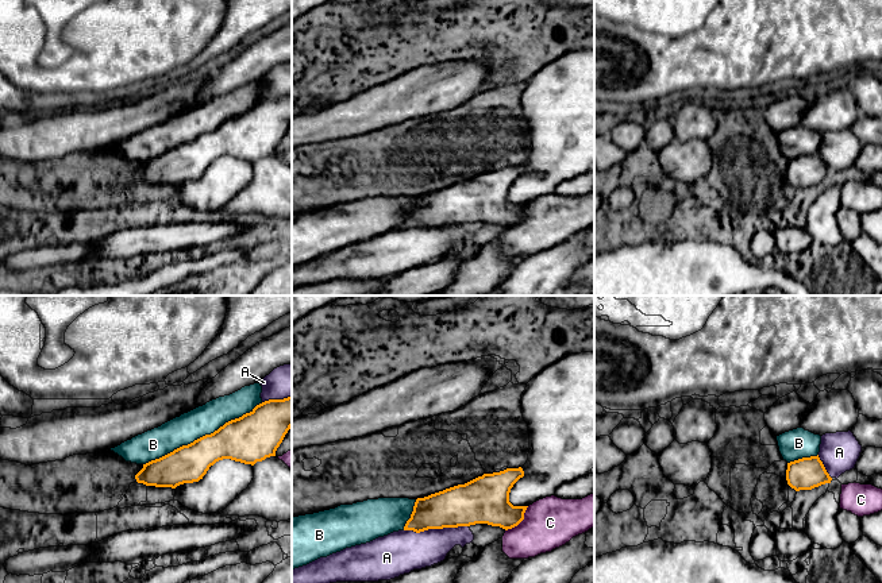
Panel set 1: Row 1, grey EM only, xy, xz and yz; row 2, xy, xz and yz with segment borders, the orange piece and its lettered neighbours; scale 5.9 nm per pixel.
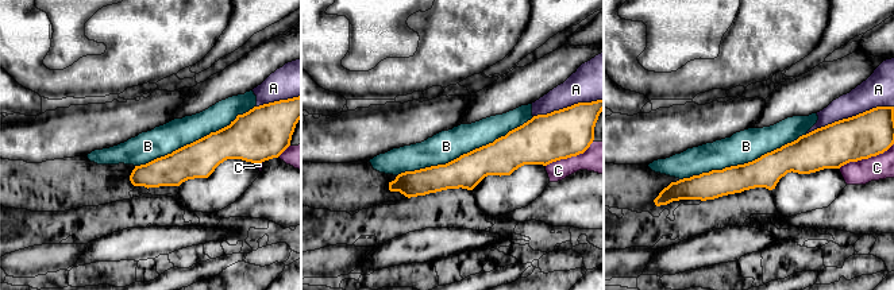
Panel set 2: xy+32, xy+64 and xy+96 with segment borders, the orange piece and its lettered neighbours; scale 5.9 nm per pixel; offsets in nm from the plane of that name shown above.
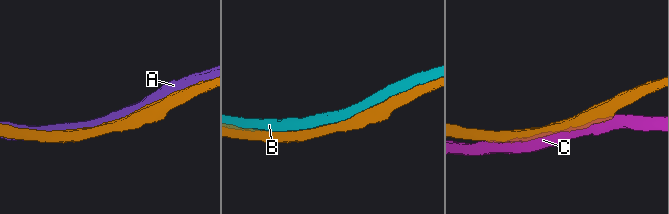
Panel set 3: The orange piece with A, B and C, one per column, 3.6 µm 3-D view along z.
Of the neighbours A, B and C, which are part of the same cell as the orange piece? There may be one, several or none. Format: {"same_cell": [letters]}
{"same_cell": []}

